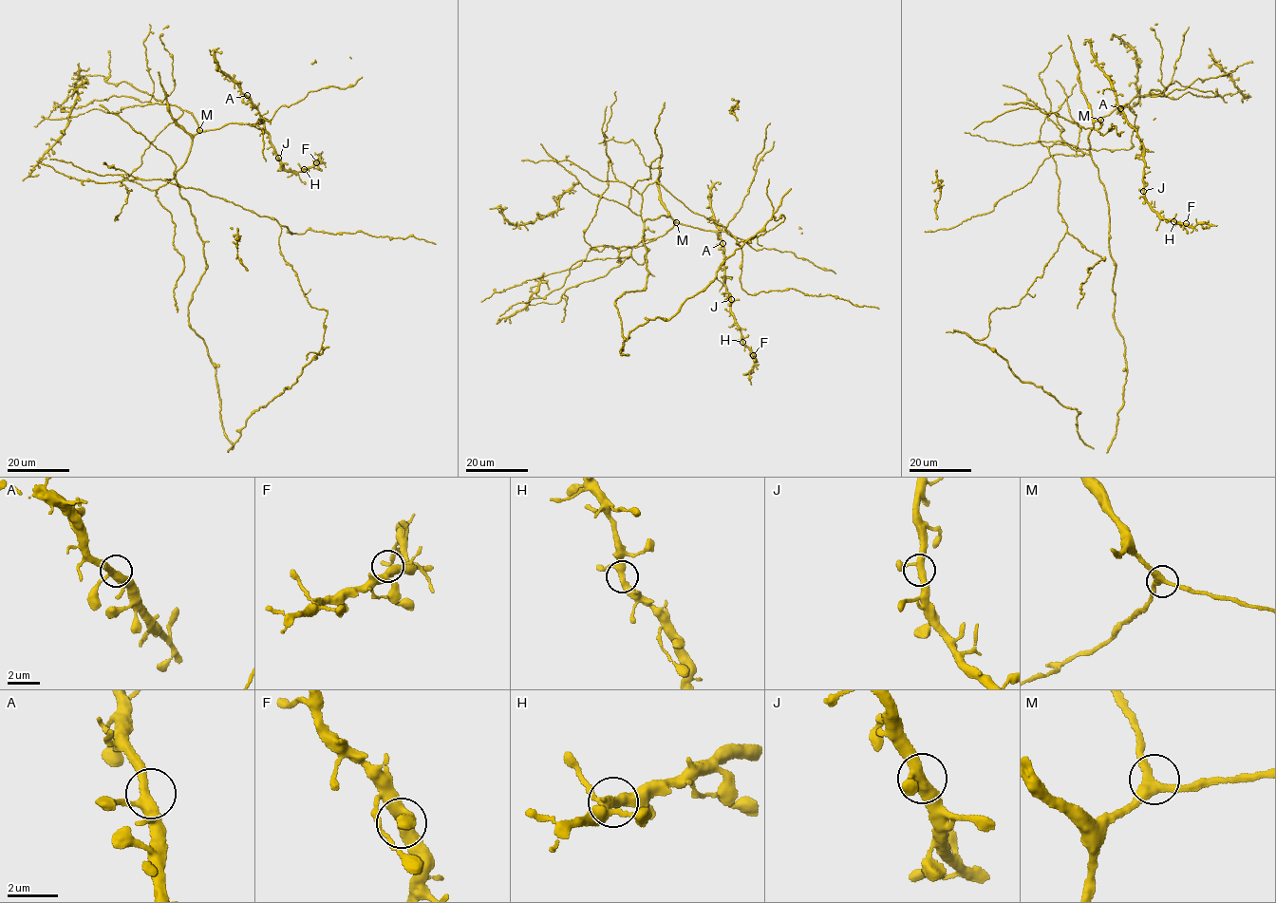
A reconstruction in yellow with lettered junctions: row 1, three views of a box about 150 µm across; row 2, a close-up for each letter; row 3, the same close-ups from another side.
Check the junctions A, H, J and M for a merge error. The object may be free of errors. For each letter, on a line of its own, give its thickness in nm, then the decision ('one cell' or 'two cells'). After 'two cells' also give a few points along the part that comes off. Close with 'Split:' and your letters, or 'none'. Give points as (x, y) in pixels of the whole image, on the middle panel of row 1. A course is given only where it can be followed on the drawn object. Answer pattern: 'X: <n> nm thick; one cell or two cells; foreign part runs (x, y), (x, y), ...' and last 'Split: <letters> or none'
A: 360 nm thick; one cell
H: 340 nm thick; one cell
J: 360 nm thick; one cell
M: 320 nm thick; one cell
Split: none

